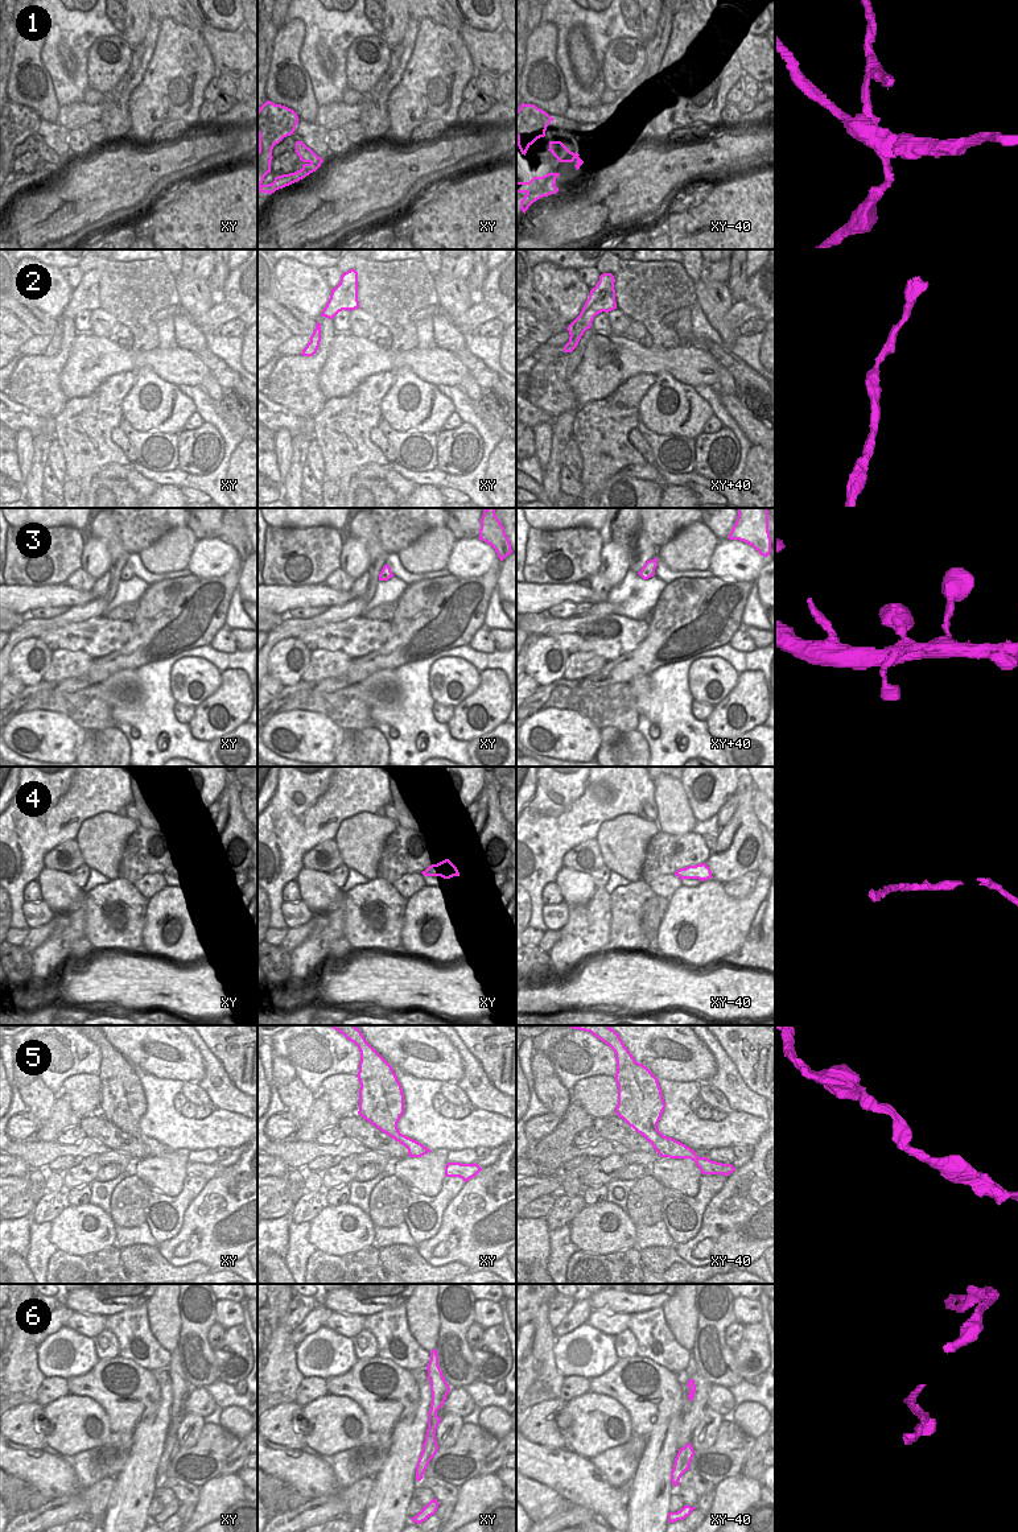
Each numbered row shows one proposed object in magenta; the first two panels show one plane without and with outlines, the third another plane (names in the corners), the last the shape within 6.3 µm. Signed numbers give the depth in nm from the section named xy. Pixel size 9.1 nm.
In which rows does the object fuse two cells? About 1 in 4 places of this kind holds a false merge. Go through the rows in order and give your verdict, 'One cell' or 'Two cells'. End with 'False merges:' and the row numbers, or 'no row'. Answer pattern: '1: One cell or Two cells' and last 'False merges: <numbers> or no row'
1: Two cells
2: One cell
3: One cell
4: One cell
5: One cell
6: Two cells
False merges: 1, 6

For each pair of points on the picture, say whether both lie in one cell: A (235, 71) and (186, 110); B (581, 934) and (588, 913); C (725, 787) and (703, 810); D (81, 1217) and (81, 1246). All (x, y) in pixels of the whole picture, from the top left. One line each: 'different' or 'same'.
A: different
B: same
C: same
D: same

